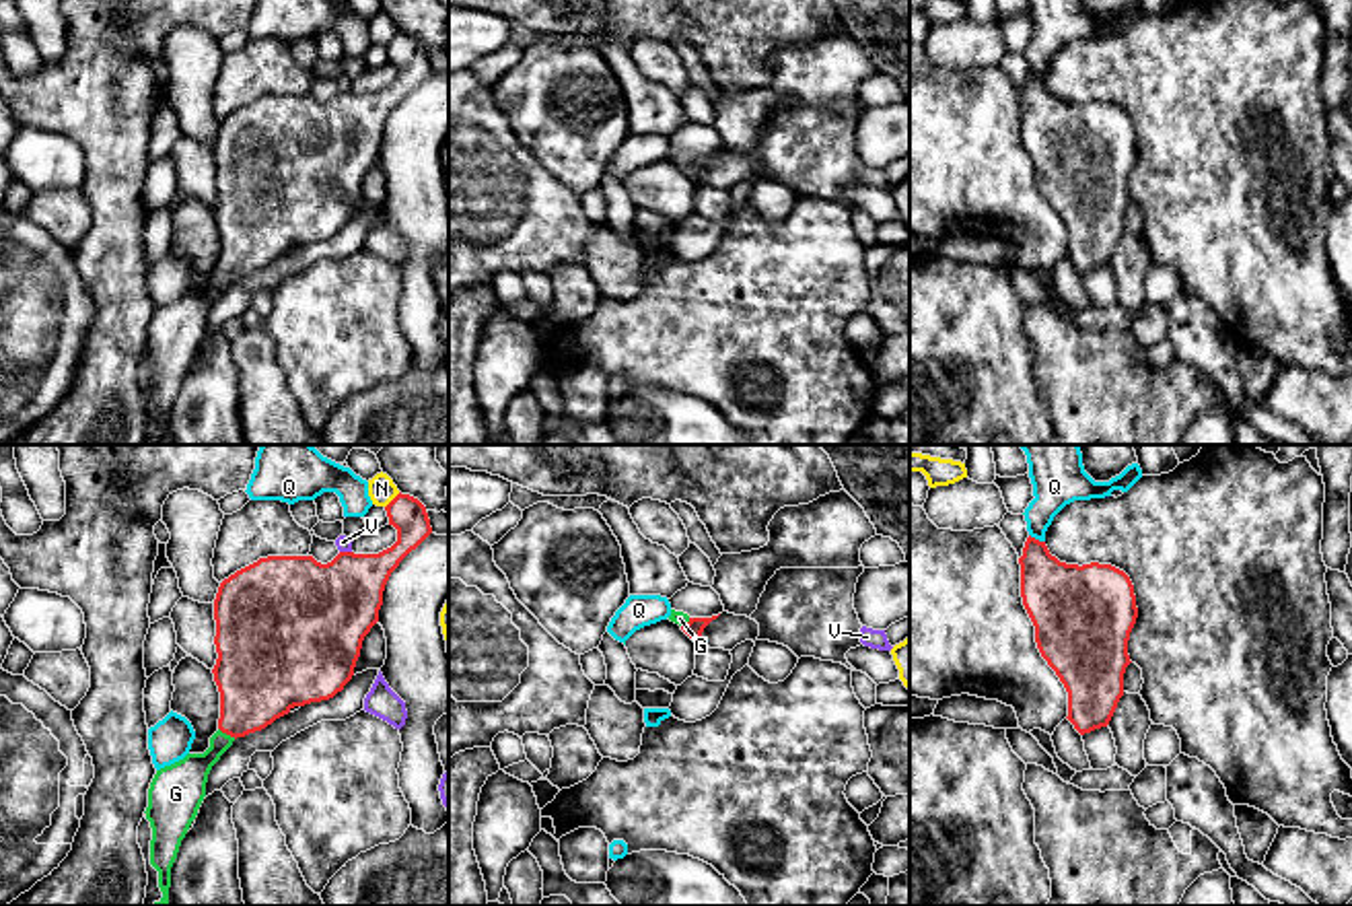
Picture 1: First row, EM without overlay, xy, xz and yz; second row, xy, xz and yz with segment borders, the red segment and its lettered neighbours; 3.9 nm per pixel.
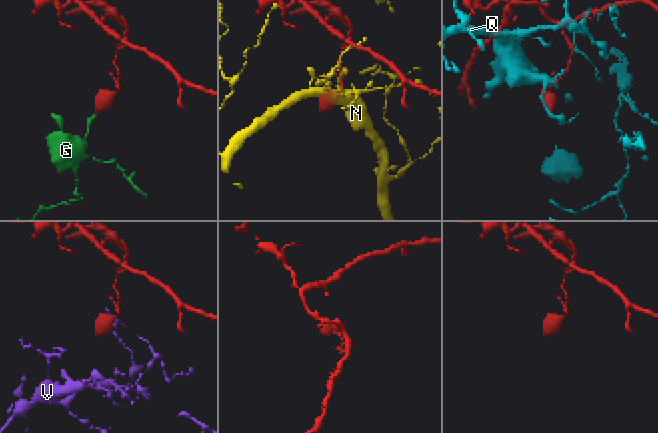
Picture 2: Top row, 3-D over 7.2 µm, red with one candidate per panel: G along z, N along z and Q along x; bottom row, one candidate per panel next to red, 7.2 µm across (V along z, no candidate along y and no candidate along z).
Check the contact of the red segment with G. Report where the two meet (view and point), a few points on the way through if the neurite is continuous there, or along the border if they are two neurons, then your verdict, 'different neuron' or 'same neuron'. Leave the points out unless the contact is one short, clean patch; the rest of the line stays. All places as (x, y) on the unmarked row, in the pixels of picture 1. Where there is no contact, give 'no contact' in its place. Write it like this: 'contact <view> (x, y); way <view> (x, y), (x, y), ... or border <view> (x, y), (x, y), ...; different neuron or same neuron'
contact xy (227, 272); way xy (260, 219), (250, 241), (227, 272), (184, 320); same neuron

